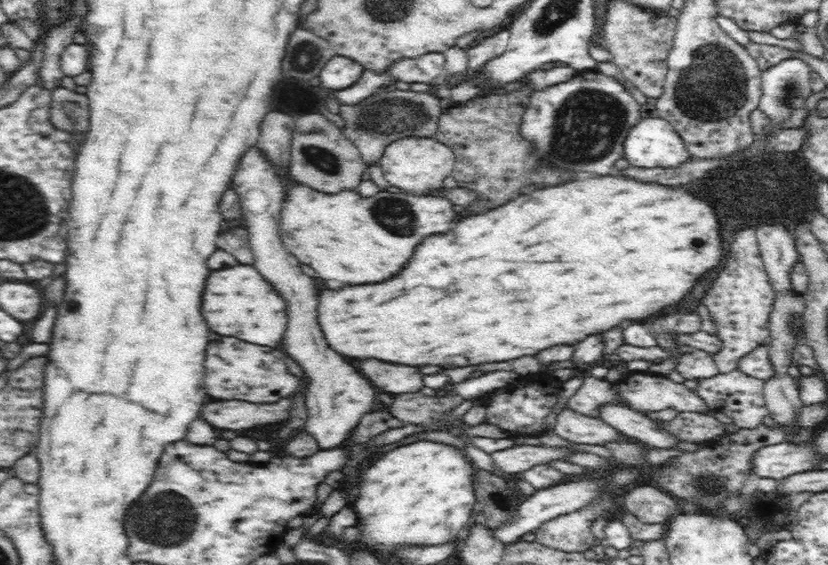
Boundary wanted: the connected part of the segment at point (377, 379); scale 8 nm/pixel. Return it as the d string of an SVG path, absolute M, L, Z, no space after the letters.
M362 360L358 362L360 372L368 380L372 380L374 386L392 392L392 394L404 394L404 392L418 392L422 386L422 372L412 366L402 364L388 364L380 360Z

